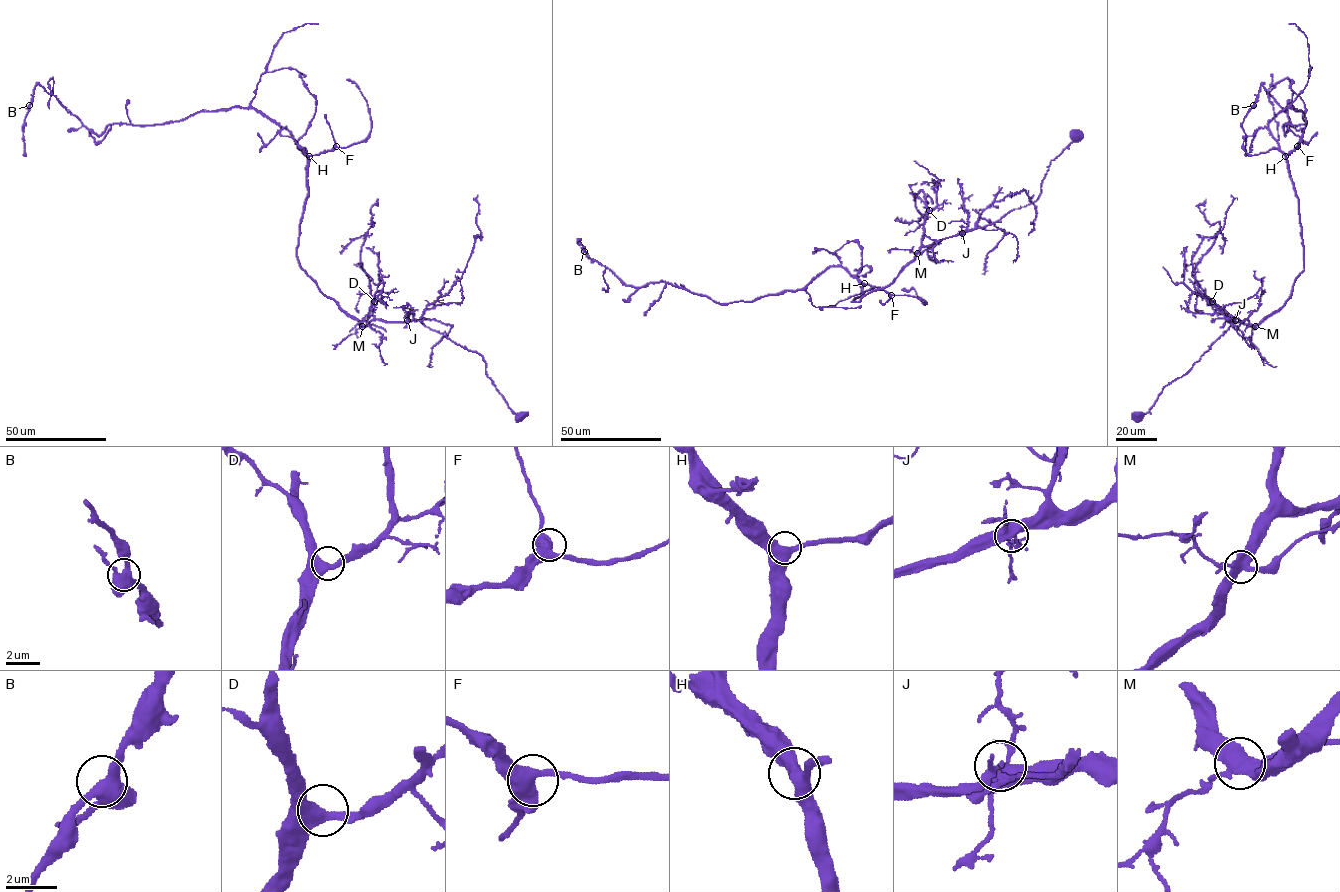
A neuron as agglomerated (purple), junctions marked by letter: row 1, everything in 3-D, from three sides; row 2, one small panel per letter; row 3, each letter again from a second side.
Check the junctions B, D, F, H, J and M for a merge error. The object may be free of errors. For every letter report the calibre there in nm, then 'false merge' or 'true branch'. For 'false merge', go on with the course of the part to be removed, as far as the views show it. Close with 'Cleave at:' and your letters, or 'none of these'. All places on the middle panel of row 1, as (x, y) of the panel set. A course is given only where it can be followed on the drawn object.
B: 500 nm thick; true branch
D: 420 nm thick; true branch
F: 480 nm thick; true branch
H: 440 nm thick; true branch
J: 440 nm thick; true branch
M: 460 nm thick; false merge; foreign part runs (917, 253), (909, 249), (888, 252)
Cleave at: M

